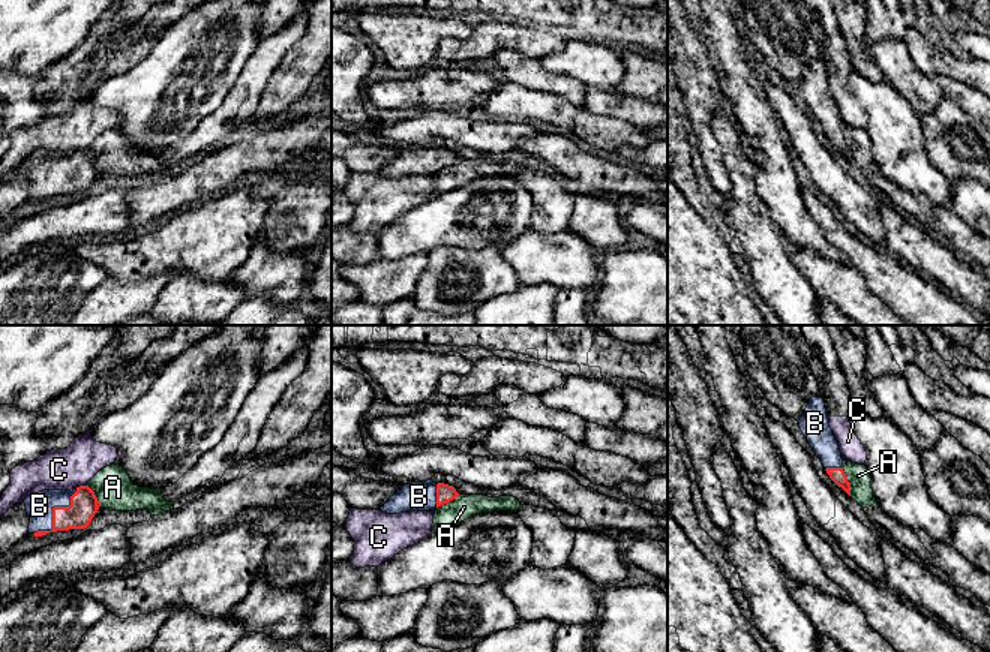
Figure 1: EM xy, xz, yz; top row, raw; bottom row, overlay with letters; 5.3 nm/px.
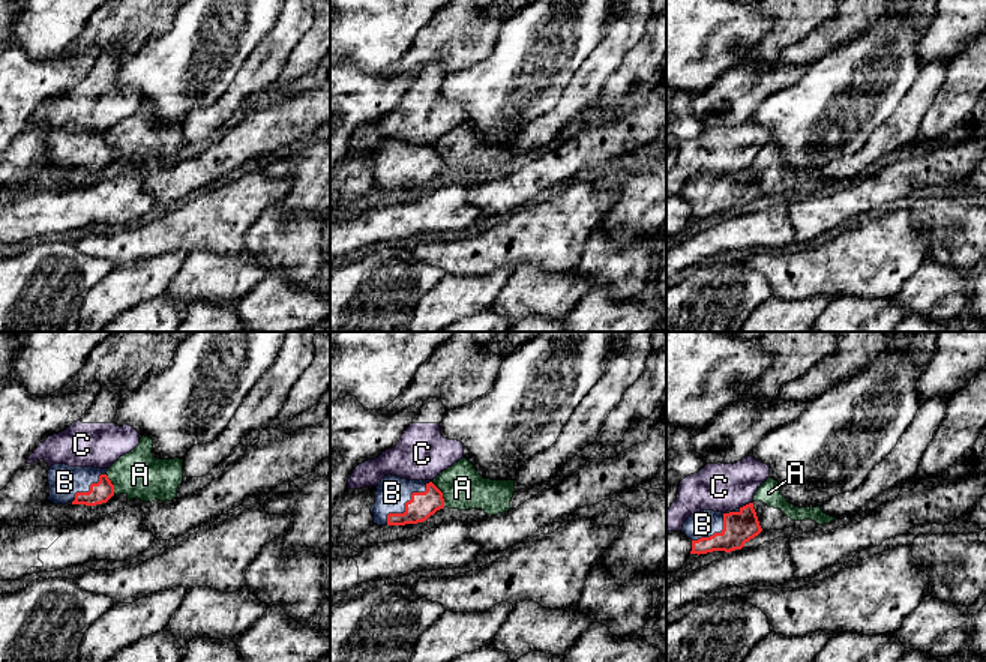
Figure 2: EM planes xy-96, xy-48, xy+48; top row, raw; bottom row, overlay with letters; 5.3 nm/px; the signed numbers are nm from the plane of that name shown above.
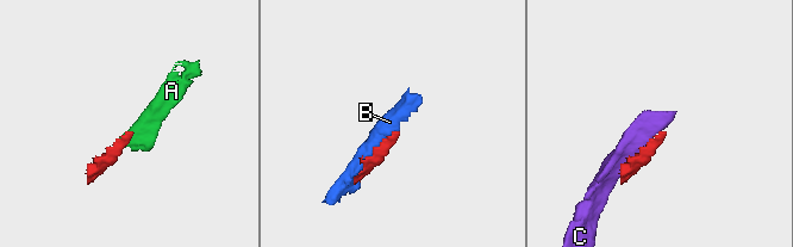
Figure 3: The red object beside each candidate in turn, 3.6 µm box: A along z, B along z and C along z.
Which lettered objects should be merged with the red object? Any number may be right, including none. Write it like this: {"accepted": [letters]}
{"accepted": ["B"]}

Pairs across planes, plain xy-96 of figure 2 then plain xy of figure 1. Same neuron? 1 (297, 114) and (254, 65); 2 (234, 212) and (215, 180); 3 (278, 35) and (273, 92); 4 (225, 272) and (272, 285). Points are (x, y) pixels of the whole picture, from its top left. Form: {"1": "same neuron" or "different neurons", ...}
{"1": "different neurons", "2": "different neurons", "3": "different neurons", "4": "different neurons"}

